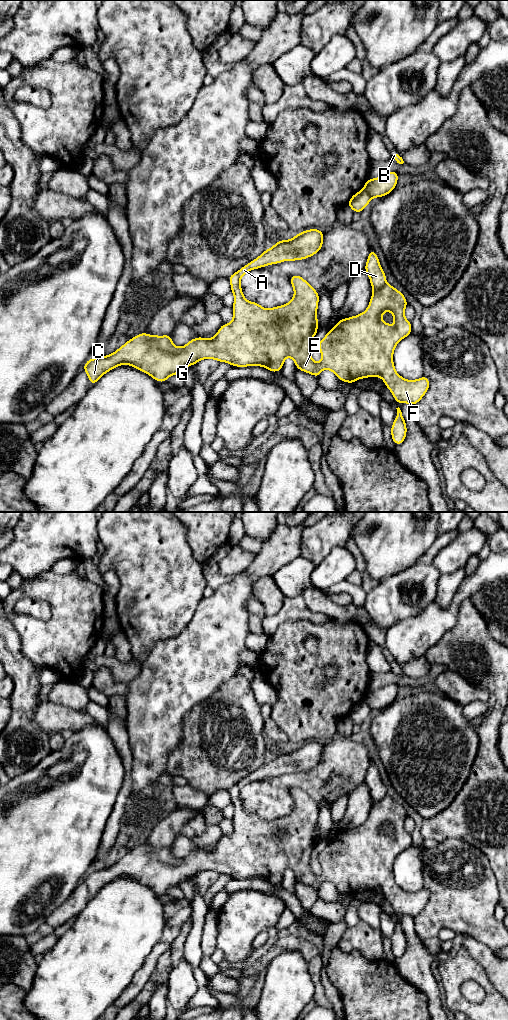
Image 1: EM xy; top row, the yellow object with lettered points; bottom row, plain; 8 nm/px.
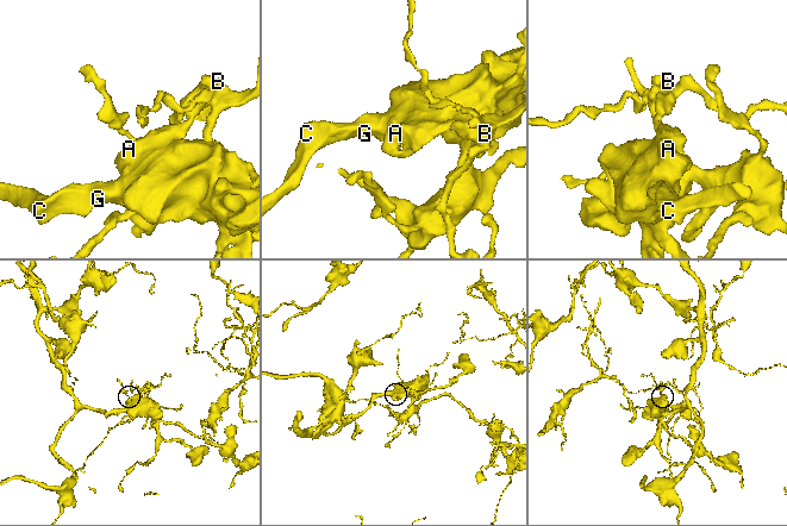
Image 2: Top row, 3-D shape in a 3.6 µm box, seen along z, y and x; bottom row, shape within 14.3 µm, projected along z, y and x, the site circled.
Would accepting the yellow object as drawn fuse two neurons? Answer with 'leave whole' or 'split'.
split

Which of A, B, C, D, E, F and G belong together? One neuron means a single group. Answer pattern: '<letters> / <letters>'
A C E F G / B D

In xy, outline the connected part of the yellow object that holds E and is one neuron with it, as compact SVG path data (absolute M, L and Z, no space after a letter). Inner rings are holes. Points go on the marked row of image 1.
M315 228L298 233L292 239L279 240L272 248L266 249L256 259L230 275L228 280L231 285L231 292L234 295L234 304L232 306L233 320L229 324L222 324L213 338L196 337L190 340L185 346L176 347L172 343L171 334L158 336L148 335L146 332L142 332L129 339L112 354L103 357L90 358L83 366L83 370L87 373L90 384L96 384L104 374L123 364L130 365L135 369L148 374L157 382L167 382L169 376L179 375L184 367L190 367L203 359L215 359L218 362L226 362L231 366L236 367L261 366L275 373L282 370L285 358L291 357L298 370L312 374L316 378L319 377L323 369L331 370L340 381L348 382L352 385L356 380L362 378L381 377L398 404L408 403L412 406L416 405L429 389L430 381L424 375L416 380L406 380L395 370L393 362L395 347L402 339L412 333L412 325L404 315L405 308L408 306L406 297L390 284L386 283L372 293L368 308L363 313L338 320L336 326L327 332L326 336L318 343L318 348L322 355L322 360L319 363L316 363L312 359L310 352L313 337L318 332L317 309L319 293L305 279L300 275L292 275L290 277L290 283L294 289L294 296L287 304L265 309L257 302L251 302L245 299L240 285L240 280L243 275L251 270L272 264L279 264L283 261L307 259L317 254L322 249L323 238L324 233ZM386 310L392 313L395 322L394 326L391 326L382 320L381 316Z

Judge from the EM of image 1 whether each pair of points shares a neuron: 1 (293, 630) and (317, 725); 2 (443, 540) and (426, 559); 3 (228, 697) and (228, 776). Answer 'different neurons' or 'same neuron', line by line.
1: same neuron
2: same neuron
3: same neuron

